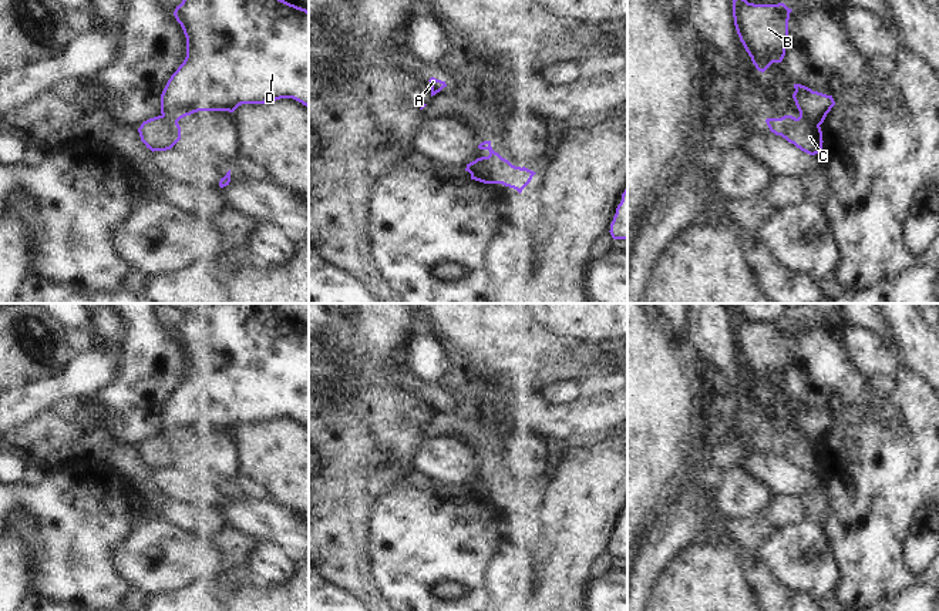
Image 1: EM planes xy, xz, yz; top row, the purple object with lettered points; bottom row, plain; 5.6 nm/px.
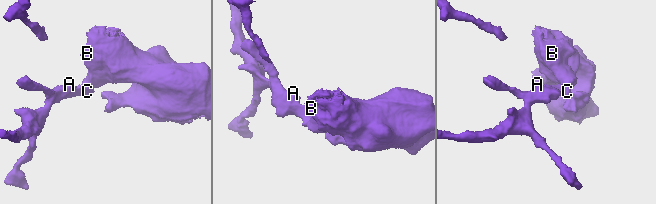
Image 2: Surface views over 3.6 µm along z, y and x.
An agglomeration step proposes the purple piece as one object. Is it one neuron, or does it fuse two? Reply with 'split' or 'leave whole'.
split

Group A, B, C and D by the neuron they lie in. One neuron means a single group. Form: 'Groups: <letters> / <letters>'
Groups: A C / B D

